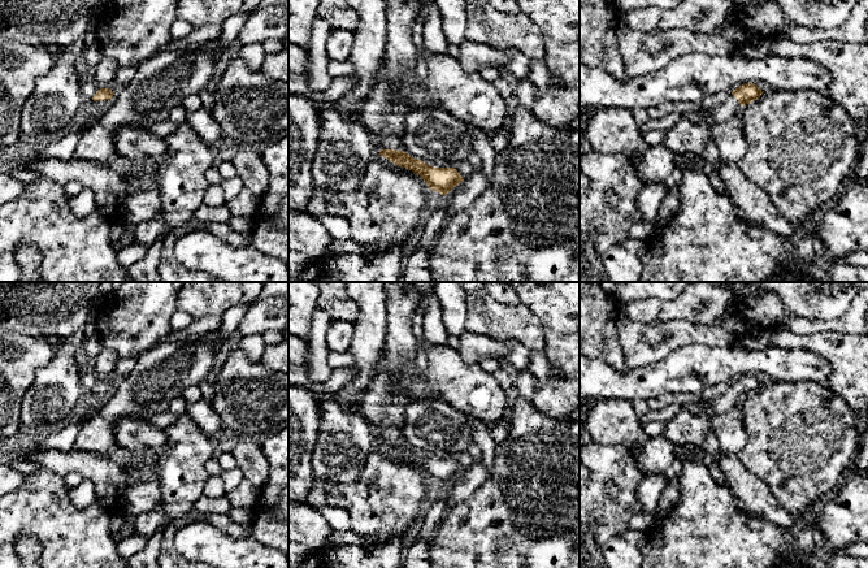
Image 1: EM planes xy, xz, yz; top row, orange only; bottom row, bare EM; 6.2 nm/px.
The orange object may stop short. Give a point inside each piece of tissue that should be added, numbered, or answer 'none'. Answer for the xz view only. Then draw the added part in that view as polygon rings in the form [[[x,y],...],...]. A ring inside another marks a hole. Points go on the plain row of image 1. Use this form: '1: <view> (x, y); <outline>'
1: xz (394, 433); [[[378,422],[373,424],[376,437],[379,442],[382,441],[396,441],[402,442],[402,429],[398,426],[382,428]]]

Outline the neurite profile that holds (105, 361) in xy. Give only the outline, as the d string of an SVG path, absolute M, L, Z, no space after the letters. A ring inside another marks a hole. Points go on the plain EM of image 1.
M104 347L100 354L94 359L94 367L100 380L109 380L120 356L112 348Z

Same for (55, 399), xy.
M82 326L71 335L61 338L53 359L38 368L32 385L22 398L21 426L38 426L45 434L52 434L79 422L86 393L75 356L90 330Z

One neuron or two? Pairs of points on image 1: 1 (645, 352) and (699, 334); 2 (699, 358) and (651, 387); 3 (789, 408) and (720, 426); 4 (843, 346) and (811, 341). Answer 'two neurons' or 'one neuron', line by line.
1: one neuron
2: one neuron
3: two neurons
4: one neuron

